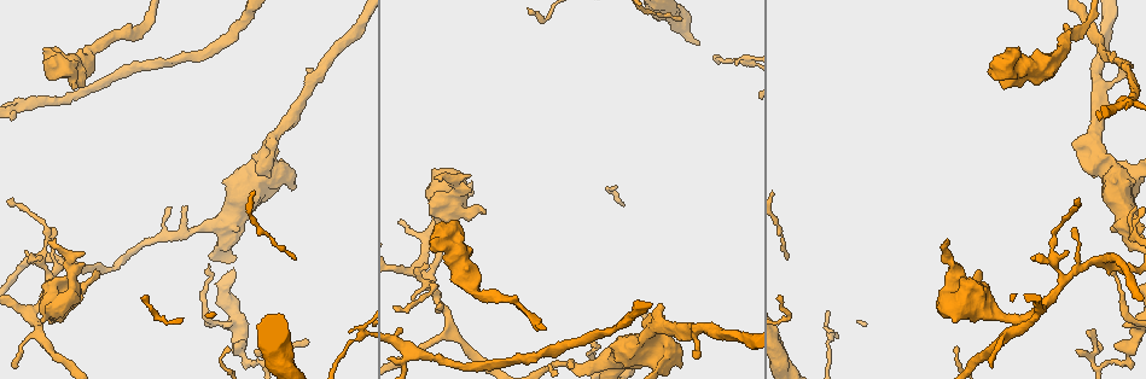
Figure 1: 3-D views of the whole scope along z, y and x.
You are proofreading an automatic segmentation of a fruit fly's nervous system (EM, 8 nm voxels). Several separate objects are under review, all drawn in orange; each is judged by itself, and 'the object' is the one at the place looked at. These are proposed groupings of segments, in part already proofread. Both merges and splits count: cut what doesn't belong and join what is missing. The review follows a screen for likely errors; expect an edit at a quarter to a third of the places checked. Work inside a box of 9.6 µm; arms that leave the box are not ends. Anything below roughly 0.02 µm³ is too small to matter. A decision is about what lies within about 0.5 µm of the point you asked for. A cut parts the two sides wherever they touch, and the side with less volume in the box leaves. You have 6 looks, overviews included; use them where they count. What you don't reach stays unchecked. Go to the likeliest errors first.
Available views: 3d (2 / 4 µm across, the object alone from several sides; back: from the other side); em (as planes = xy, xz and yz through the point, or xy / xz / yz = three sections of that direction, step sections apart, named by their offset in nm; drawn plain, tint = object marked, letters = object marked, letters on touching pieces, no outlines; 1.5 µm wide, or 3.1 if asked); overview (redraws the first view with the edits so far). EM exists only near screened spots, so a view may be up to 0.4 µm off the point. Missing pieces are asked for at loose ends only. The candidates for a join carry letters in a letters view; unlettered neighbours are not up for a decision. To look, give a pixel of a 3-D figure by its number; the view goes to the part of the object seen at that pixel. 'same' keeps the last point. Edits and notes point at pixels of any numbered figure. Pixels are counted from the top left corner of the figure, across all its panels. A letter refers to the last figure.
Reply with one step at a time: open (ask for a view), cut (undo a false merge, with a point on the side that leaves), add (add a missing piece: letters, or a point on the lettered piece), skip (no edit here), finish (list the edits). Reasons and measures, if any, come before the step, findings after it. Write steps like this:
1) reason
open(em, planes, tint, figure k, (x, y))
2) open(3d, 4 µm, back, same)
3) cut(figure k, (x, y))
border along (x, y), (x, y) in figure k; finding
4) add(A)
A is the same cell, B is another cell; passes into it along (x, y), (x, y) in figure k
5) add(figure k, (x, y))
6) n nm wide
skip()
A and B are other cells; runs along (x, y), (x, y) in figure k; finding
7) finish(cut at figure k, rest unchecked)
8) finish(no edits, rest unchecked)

open(em, planes, tint, figure 1, (208, 268))

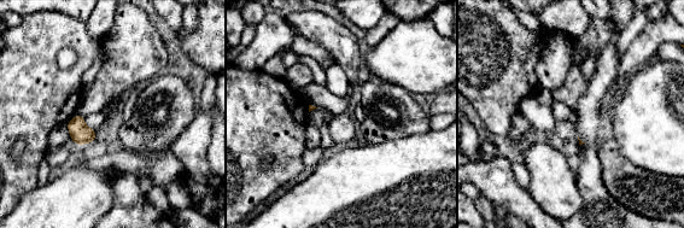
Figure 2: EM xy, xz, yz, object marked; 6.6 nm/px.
open(em, planes, letters, same)

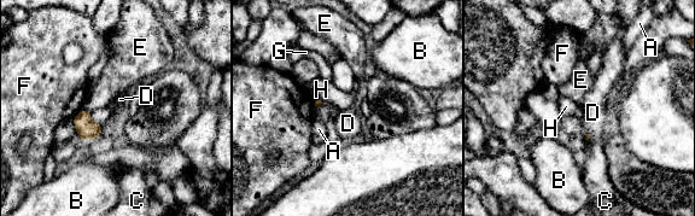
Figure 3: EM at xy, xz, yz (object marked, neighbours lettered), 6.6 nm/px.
skip()
A, B, C, D, E, F, G and H are other cells; none of them fits

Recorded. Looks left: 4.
branch stops here
open(em, planes, letters, figure 1, (1033, 259))

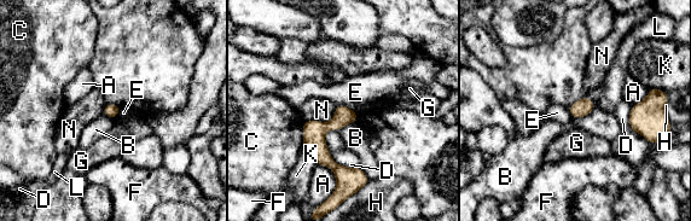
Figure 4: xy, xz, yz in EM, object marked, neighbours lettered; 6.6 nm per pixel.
N touches over 240 nm
skip()
A, B, C, D, E, F, G, H, K, L and N are other cells; none of them fits

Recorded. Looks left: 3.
thin end
open(em, planes, letters, figure 1, (255, 351))

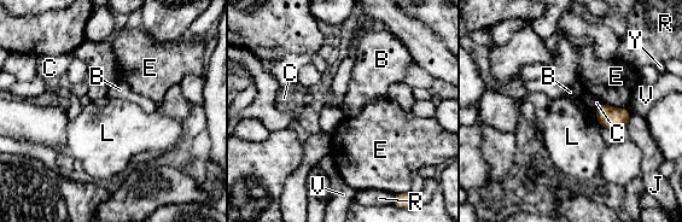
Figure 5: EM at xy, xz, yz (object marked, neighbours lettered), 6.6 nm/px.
skip()
B, C, E, J, L, R, V and Y are other cells; no lettered piece goes on from it

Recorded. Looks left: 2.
finish(no edits, rest unchecked)

